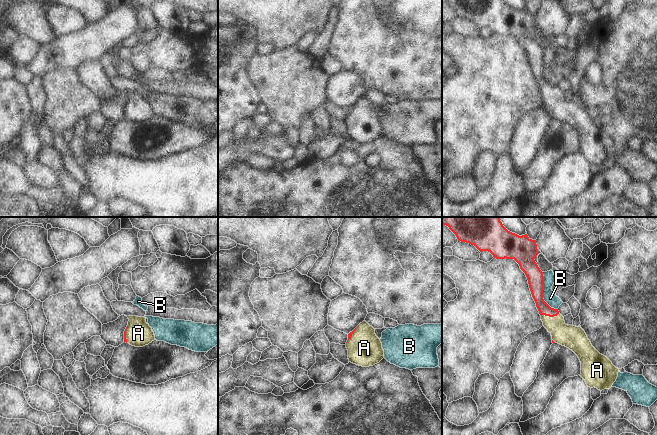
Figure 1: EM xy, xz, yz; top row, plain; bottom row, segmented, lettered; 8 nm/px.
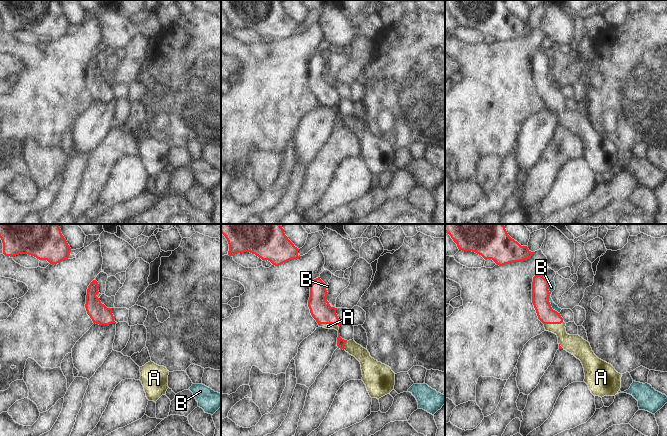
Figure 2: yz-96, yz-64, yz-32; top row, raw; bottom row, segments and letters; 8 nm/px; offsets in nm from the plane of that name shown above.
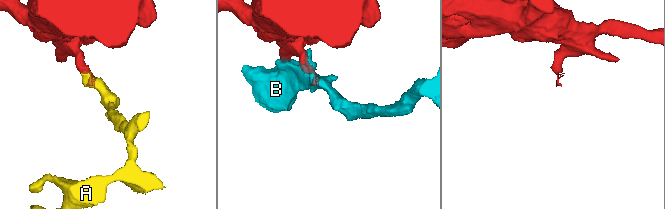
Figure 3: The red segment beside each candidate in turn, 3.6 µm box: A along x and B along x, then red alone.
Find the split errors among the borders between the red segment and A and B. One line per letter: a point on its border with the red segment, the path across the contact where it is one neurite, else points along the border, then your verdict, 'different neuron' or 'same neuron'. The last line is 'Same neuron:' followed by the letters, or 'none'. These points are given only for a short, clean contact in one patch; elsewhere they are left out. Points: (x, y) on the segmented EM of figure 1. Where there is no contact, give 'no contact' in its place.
A: yz (550, 316) | across yz (536, 289), (540, 304), (550, 316), (572, 337) | same neuron
B: yz (542, 293) | along yz (542, 272), (543, 299), (551, 307), (557, 309) | different neuron
Same neuron: A

